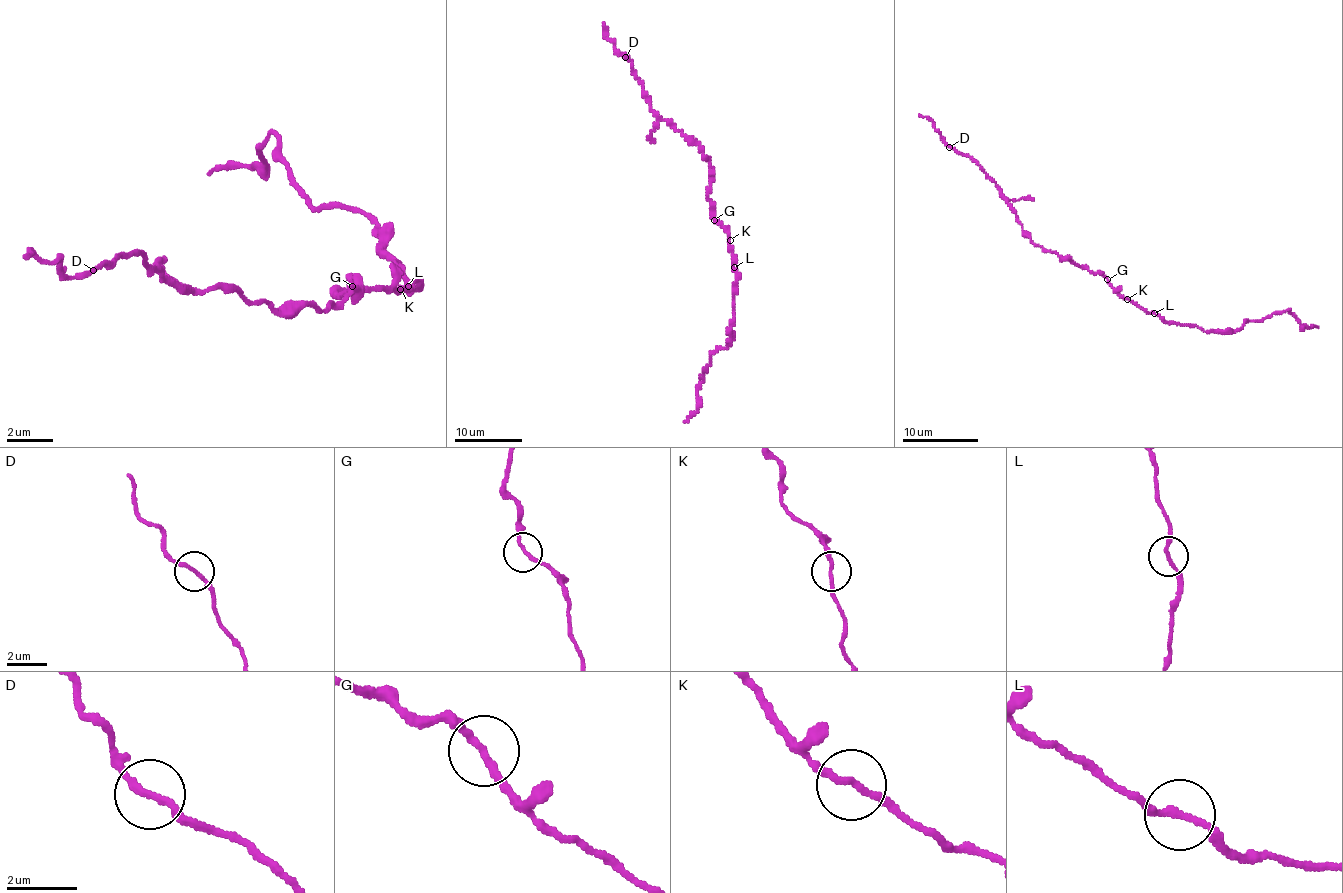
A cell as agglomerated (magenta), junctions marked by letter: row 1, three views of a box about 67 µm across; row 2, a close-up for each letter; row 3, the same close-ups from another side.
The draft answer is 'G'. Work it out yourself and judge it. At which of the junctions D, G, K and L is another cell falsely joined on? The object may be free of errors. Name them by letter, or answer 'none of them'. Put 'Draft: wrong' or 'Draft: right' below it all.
none of them
Draft: wrong

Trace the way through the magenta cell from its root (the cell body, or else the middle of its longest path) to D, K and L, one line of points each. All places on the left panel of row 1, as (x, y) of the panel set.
D: (357, 286), (328, 310), (283, 311), (136, 255), (94, 272)
K: (357, 286), (369, 287), (374, 284), (396, 291), (395, 285), (400, 289)
L: (357, 286), (369, 287), (374, 284), (396, 291), (395, 285), (410, 287), (410, 284), (408, 292), (408, 286)

